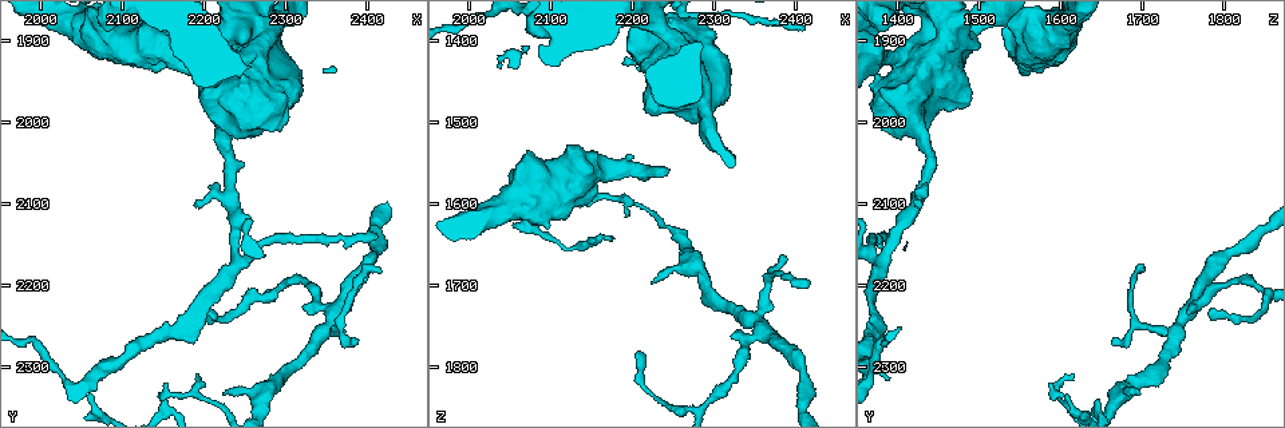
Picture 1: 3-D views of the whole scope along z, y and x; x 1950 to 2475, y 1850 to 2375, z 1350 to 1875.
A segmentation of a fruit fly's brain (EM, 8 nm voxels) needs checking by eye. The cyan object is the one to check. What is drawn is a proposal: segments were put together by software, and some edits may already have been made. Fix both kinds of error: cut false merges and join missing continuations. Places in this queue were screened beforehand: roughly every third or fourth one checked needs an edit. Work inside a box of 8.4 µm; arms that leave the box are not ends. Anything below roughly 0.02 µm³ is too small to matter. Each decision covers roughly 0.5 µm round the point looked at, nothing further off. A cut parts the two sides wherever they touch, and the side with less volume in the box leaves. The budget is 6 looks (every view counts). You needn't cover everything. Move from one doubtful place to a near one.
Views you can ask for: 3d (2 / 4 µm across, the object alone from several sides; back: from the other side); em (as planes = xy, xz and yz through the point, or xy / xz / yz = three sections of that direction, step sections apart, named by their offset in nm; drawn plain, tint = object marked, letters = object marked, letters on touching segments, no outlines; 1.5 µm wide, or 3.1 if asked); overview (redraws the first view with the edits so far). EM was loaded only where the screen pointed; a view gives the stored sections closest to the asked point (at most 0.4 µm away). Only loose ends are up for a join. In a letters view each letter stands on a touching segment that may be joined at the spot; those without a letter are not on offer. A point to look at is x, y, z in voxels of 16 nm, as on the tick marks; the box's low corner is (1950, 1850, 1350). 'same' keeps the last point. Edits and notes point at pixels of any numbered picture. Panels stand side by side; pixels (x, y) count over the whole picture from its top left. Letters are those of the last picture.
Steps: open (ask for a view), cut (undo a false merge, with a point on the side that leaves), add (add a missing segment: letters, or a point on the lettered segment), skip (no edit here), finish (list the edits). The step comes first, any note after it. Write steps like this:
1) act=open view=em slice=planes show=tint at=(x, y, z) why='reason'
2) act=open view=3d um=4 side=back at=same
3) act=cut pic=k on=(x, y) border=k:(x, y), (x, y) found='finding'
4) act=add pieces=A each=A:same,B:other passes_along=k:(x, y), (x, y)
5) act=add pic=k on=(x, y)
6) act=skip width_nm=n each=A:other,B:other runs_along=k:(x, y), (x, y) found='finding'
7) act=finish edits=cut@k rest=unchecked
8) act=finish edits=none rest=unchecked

act=open view=3d um=2 side=back at=(2210, 2235, 1780) why='an open end'

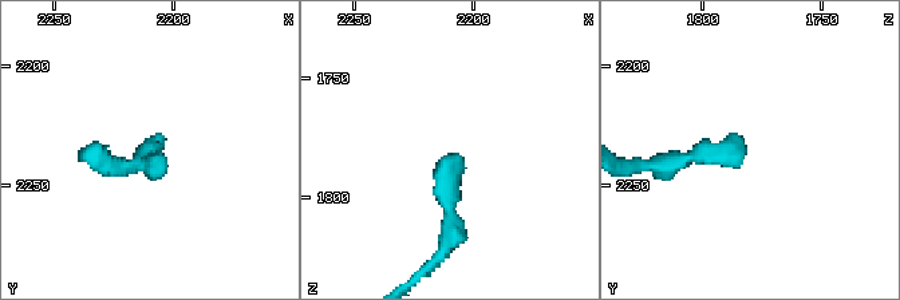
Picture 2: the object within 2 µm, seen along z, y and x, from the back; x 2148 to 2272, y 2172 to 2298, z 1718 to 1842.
act=open view=em slice=planes show=letters at=(2206, 2235, 1780)

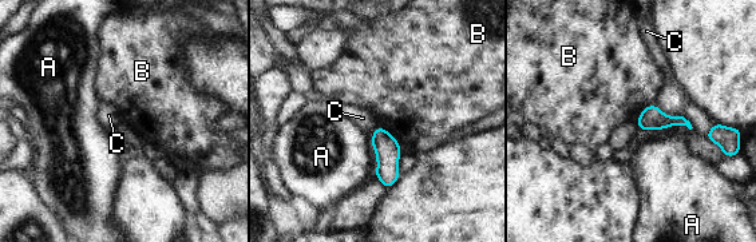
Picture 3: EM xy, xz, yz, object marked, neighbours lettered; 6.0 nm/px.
act=skip longest_contact=B:220nm each=A:other,B:other,C:other border=3:(378, 126), (398, 142), (403, 153) found='no lettered segment goes on from it'

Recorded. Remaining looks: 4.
act=open view=3d um=4 at=(2385, 2270, 1660) why='an open end'

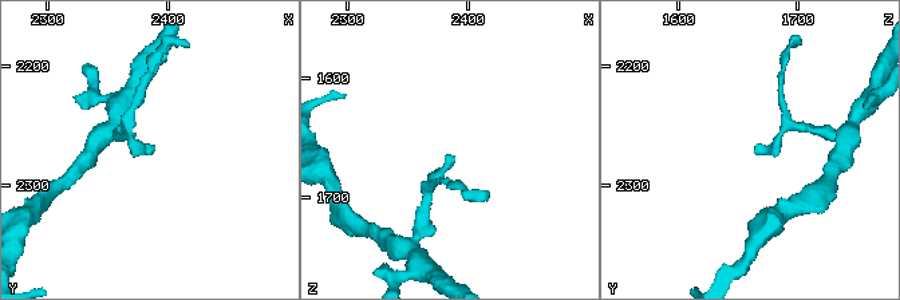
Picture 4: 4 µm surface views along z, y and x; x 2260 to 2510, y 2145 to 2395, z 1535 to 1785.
act=open view=em slice=xz step=4 show=tint at=(2384, 2270, 1662) why='now the EM'

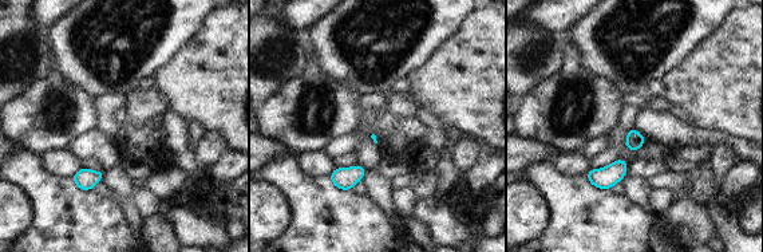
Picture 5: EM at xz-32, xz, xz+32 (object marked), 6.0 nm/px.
act=open view=em slice=planes show=letters at=same why='cut it another way'

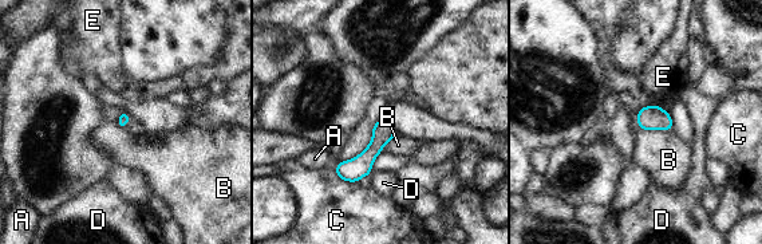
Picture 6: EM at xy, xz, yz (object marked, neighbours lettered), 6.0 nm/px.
act=skip each=A:other,B:other,C:other,D:other,E:other border=6:(640, 129), (672, 130) found='no lettered segment goes on from it'

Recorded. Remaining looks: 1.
act=finish edits=none rest=unchecked

